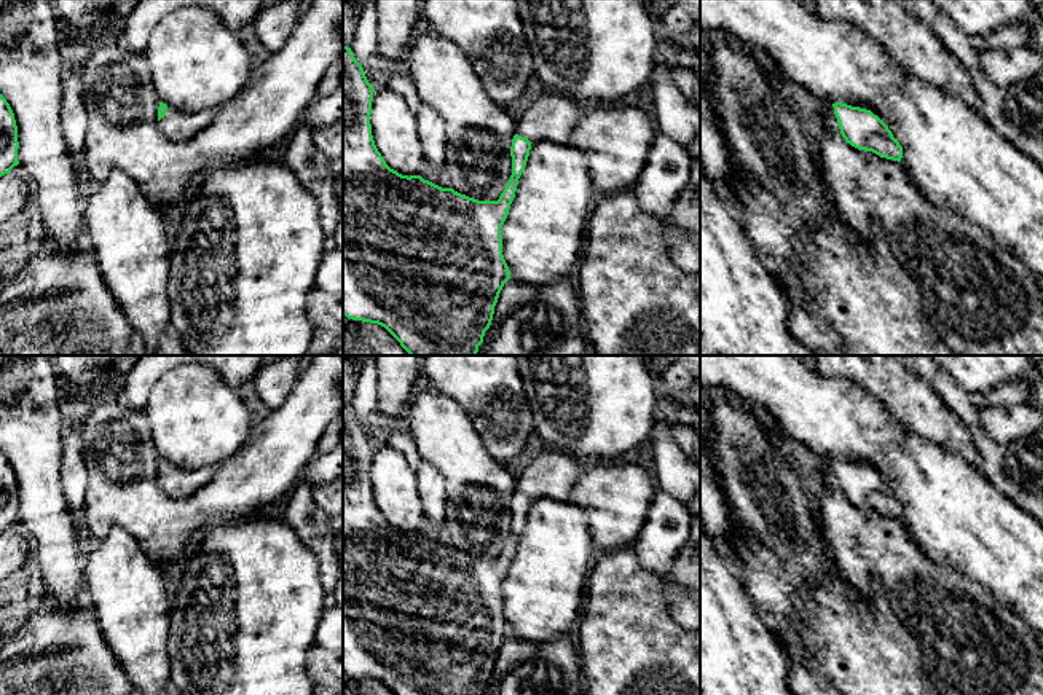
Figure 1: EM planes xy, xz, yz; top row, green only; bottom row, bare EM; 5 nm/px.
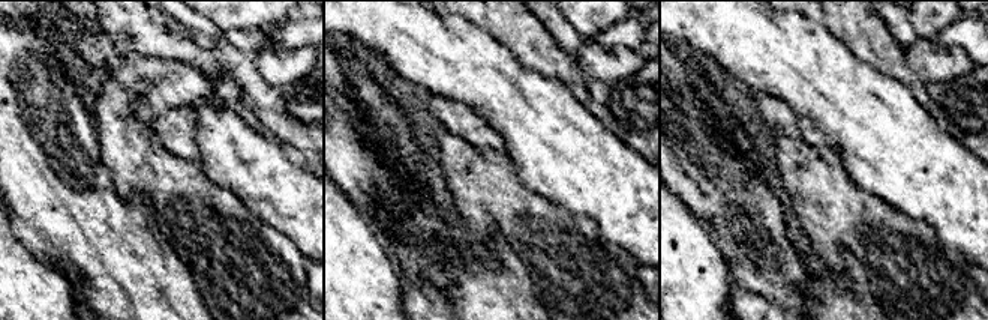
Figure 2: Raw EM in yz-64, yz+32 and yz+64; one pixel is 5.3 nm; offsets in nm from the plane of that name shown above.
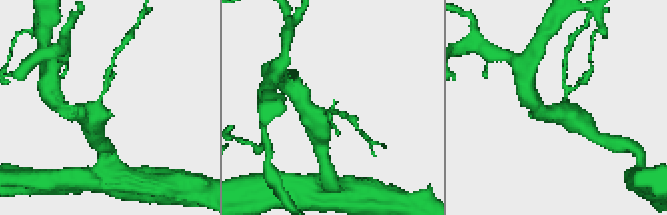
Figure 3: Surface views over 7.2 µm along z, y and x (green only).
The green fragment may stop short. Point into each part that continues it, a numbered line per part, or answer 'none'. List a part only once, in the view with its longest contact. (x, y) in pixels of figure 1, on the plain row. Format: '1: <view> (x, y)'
1: yz (828, 475)

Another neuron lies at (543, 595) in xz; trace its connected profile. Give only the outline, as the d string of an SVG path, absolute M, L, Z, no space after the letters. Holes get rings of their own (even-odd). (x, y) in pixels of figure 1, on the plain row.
M552 497L531 501L501 585L510 636L550 642L574 634L595 550L584 507Z

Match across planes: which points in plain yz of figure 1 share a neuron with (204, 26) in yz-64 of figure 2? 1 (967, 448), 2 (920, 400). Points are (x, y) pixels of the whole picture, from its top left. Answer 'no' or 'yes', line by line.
1: no
2: no

